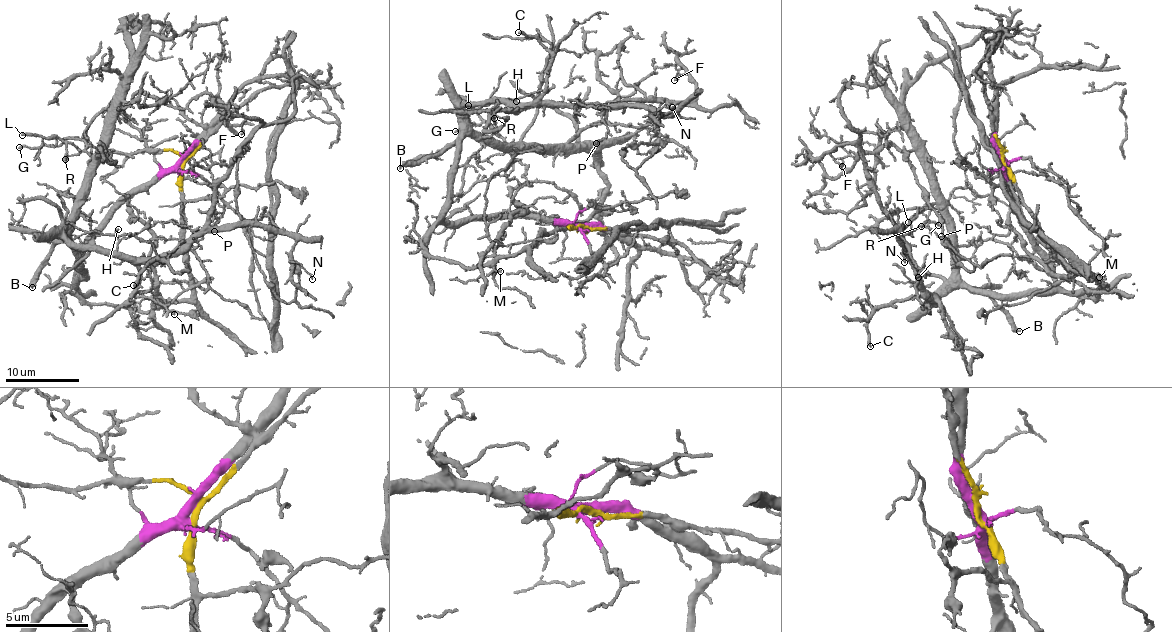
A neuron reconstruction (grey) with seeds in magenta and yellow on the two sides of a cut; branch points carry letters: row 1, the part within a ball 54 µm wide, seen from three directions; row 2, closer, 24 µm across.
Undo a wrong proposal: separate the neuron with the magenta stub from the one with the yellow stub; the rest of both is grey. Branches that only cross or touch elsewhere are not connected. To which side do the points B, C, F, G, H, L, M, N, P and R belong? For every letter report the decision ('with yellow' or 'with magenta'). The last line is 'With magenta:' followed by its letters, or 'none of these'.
B: with magenta
C: with magenta
F: with magenta
G: with magenta
H: with magenta
L: with magenta
M: with yellow
N: with magenta
P: with magenta
R: with magenta
With magenta: B, C, F, G, H, L, N, P, R

